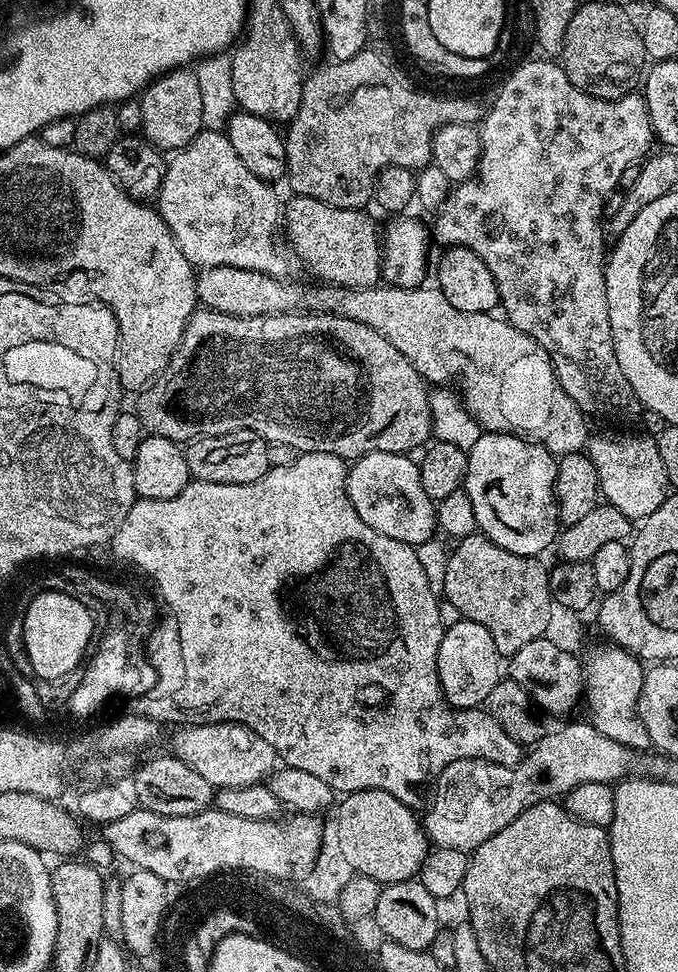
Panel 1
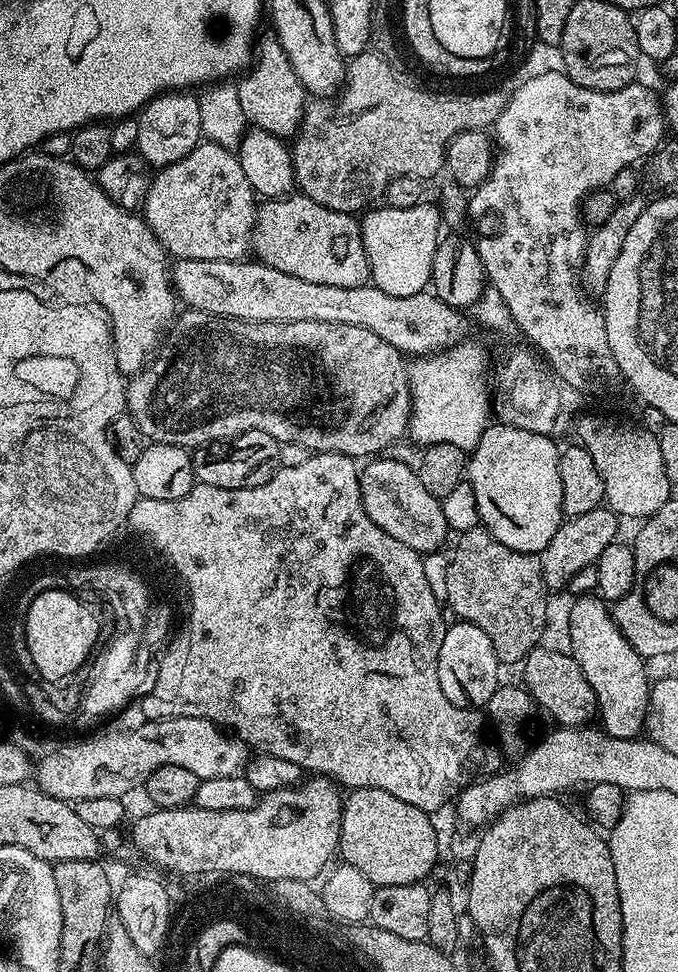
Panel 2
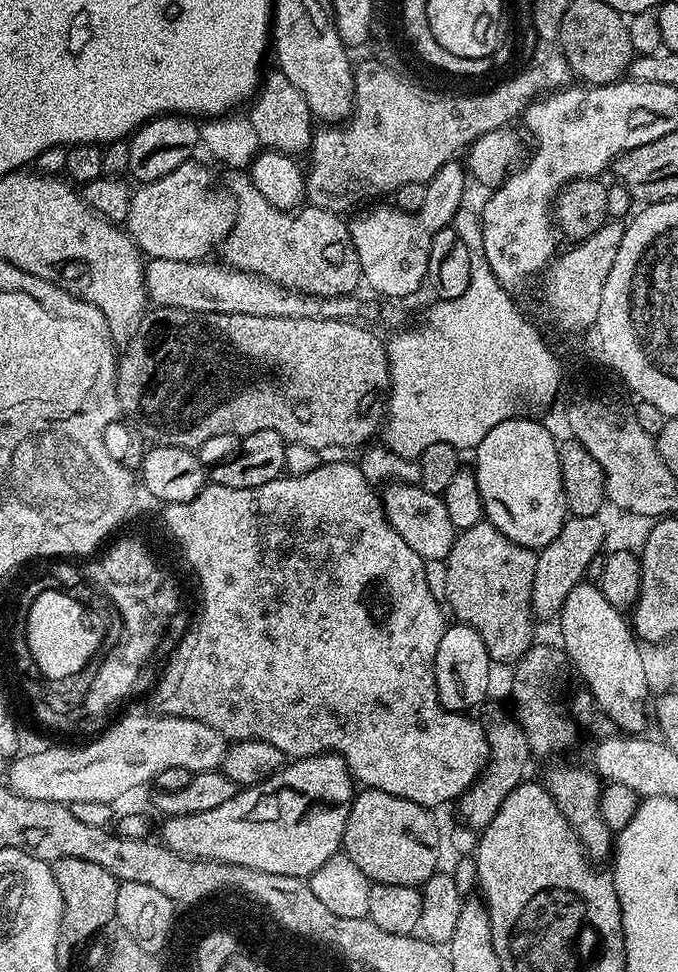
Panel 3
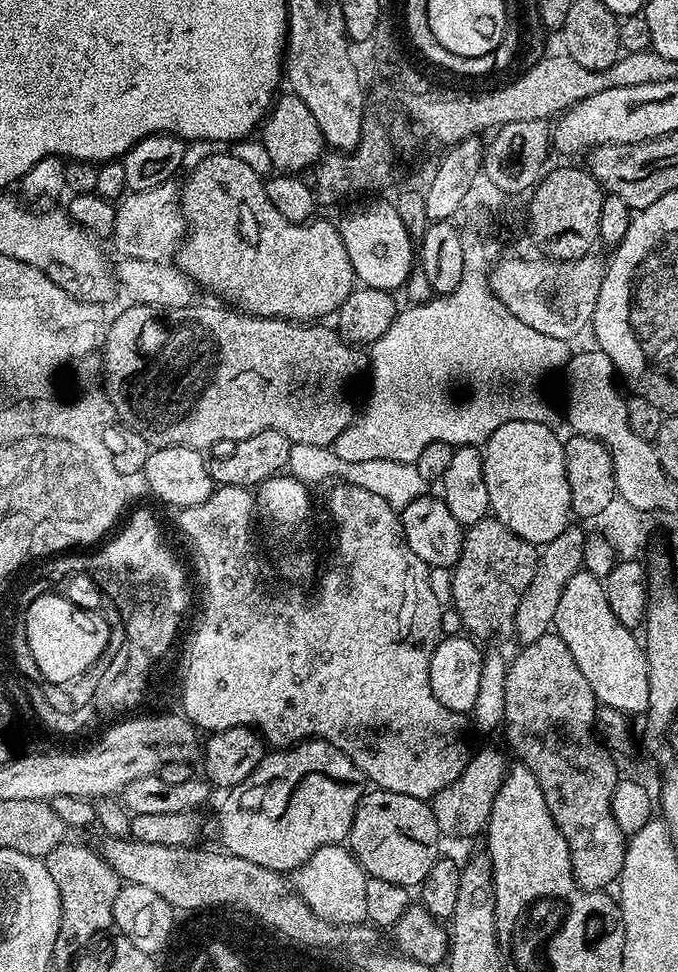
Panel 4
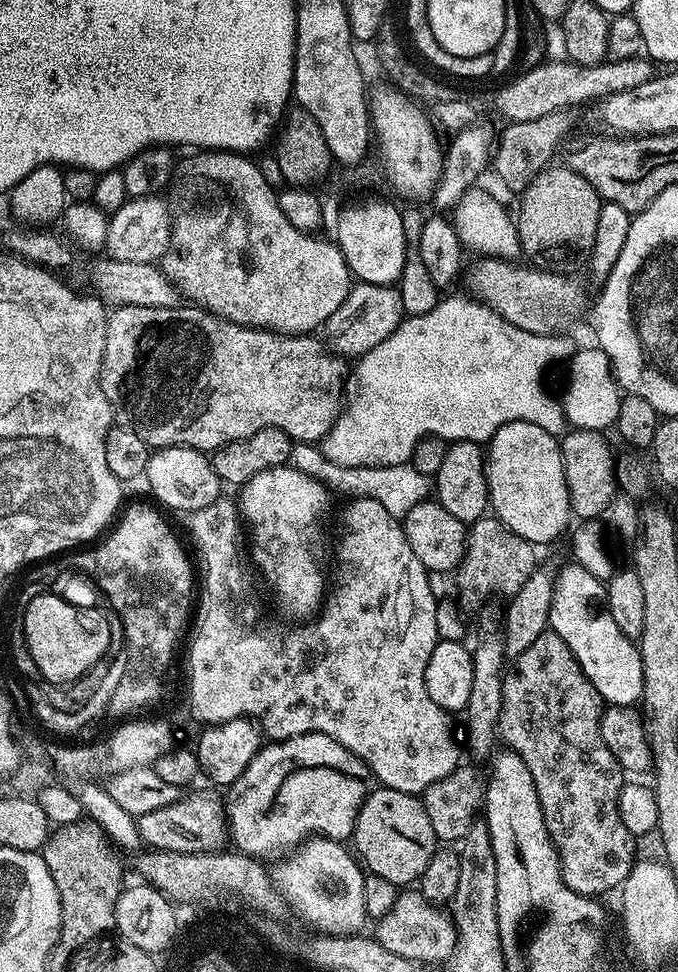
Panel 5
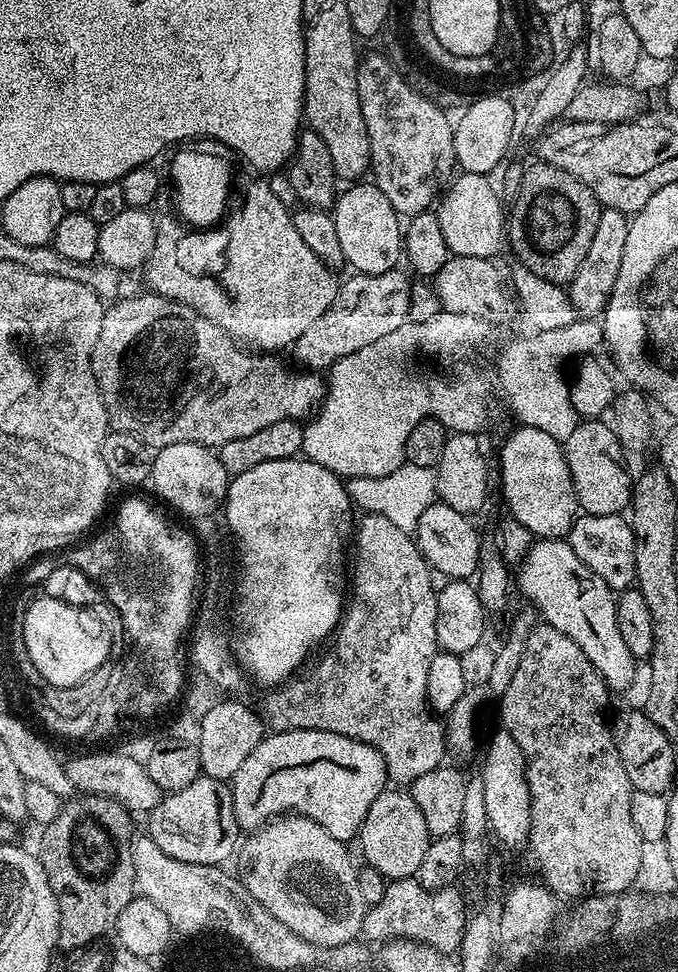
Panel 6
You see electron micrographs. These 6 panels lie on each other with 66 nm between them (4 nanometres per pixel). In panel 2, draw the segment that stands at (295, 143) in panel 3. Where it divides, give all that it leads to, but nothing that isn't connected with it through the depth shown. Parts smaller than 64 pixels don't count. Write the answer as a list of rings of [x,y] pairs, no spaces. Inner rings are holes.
[[[268,34],[261,44],[259,41],[255,45],[254,59],[239,80],[235,87],[247,123],[281,138],[295,137],[304,117],[306,93],[302,82],[298,82],[298,74],[294,74],[294,66],[290,66],[290,58],[286,58],[286,50],[282,50],[275,35]]]

